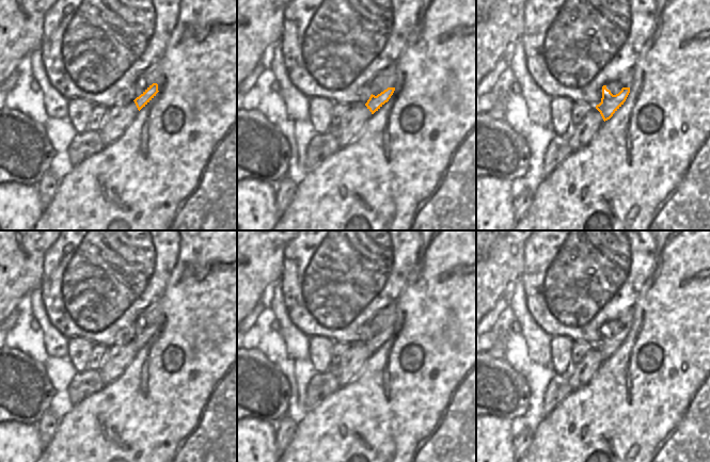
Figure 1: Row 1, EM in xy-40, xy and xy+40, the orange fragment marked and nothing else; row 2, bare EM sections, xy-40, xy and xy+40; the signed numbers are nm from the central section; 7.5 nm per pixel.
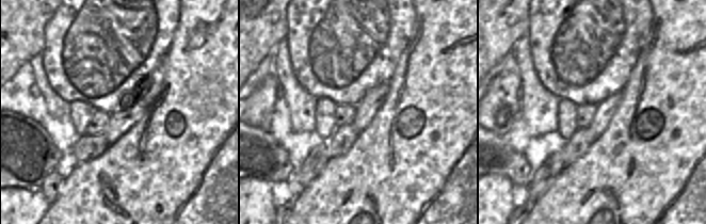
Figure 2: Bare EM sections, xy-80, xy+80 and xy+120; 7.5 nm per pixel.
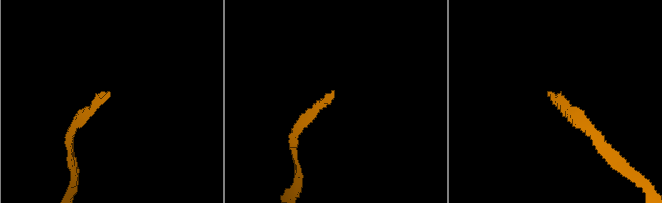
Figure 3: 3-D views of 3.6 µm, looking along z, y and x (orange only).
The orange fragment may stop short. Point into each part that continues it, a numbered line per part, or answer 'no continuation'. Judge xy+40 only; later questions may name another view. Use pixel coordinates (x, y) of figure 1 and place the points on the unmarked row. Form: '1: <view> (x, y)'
1: xy+40 (615, 325)

